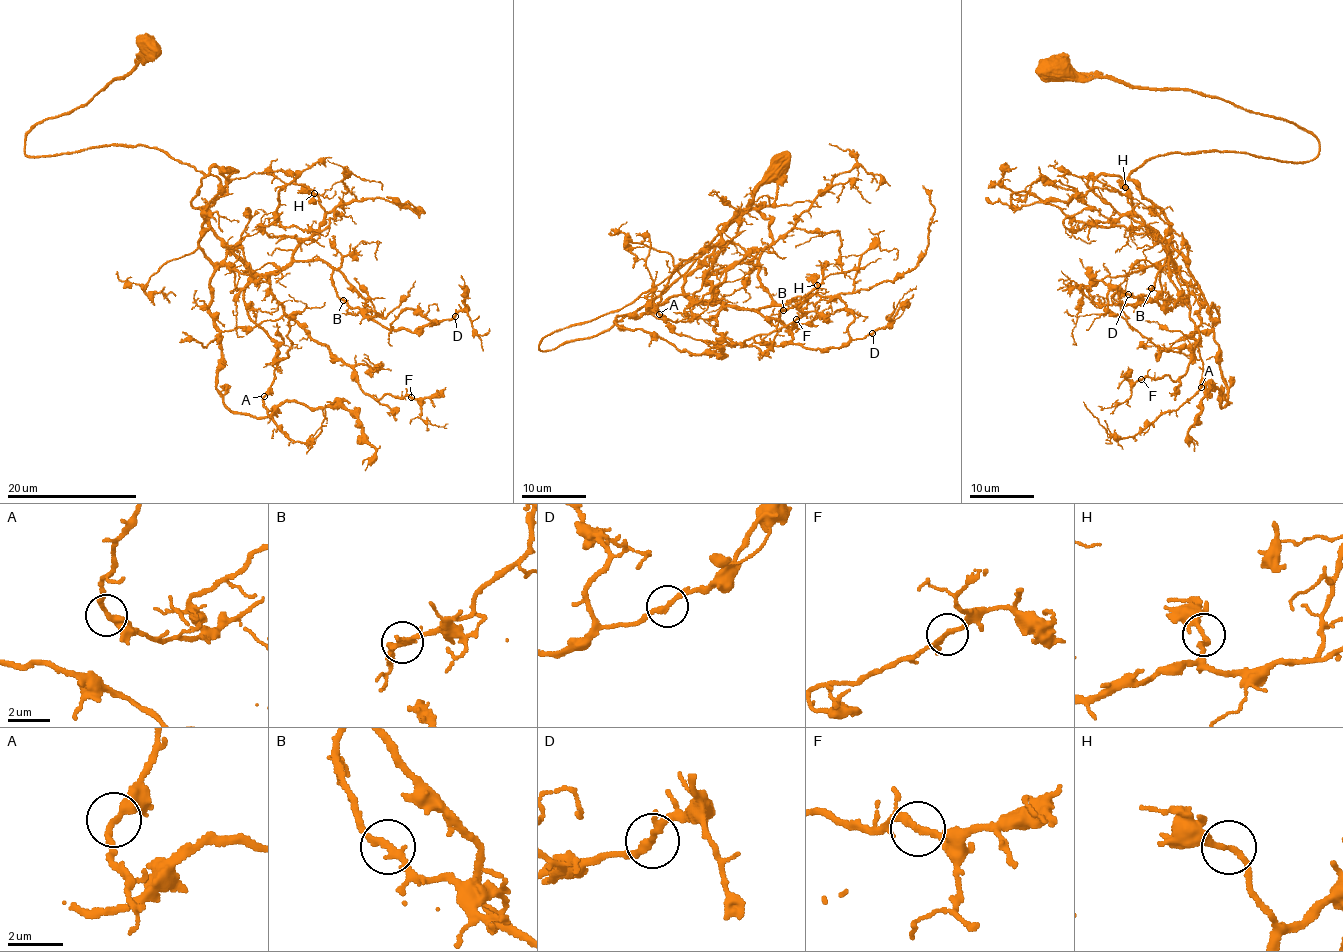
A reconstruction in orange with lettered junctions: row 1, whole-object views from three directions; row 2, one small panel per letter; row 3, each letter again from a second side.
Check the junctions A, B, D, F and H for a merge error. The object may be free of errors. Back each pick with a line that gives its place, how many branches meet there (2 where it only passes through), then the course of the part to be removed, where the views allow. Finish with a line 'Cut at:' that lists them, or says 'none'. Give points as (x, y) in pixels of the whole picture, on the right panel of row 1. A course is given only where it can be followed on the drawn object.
Cut at: none

